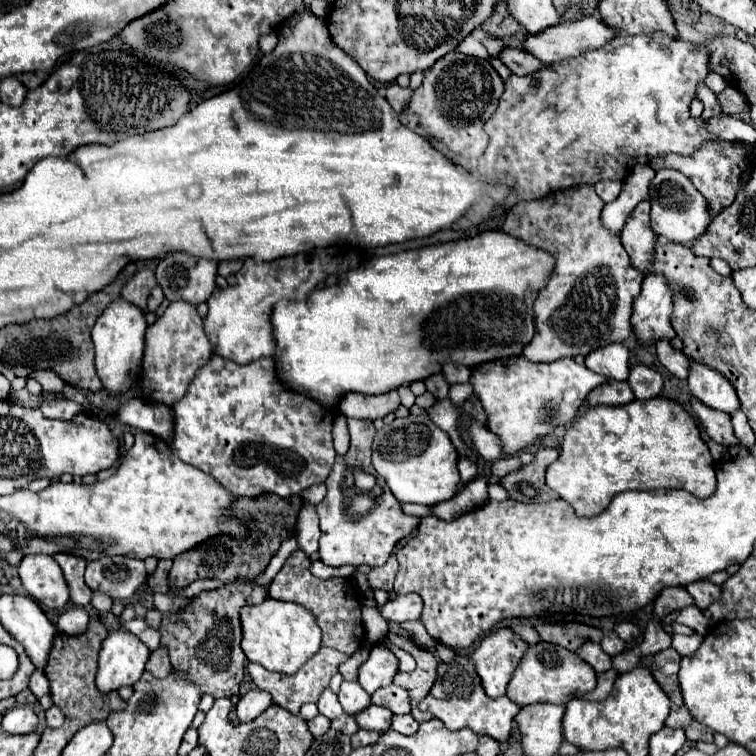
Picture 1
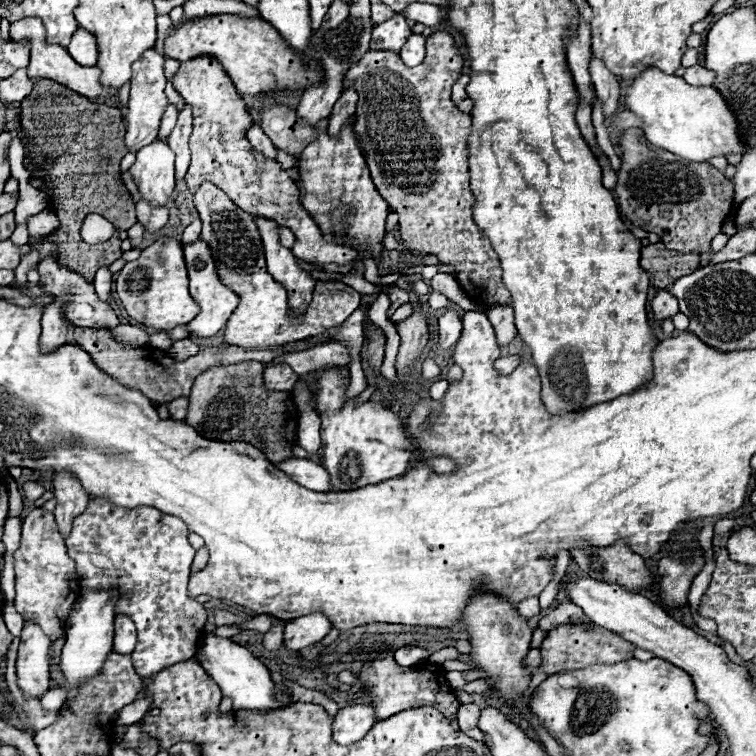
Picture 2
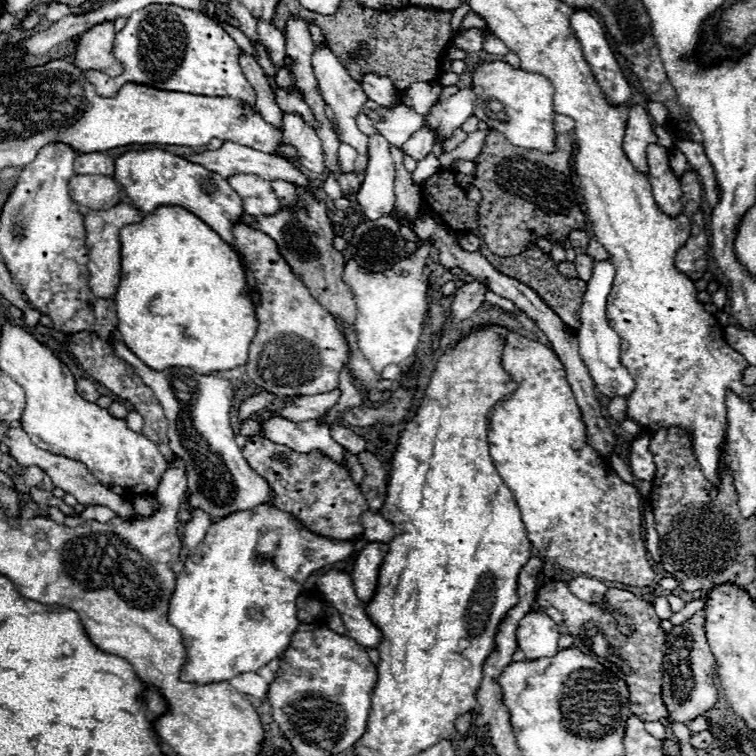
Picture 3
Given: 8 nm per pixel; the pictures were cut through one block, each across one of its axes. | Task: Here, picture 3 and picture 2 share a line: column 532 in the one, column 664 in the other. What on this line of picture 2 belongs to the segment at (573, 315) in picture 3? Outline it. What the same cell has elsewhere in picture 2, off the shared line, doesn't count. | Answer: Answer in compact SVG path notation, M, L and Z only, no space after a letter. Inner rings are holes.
M662 241L642 248L640 264L646 272L652 274L652 284L656 290L666 290L678 278L692 274L700 268L700 254L683 253L668 250Z

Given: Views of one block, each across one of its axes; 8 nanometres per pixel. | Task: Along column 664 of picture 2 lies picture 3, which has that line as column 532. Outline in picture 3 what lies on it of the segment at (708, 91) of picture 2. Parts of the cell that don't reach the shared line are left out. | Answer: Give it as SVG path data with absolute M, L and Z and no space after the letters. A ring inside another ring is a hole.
M482 62L476 66L472 74L472 84L478 94L474 116L486 122L490 128L502 132L508 142L526 150L540 150L540 152L554 152L556 132L554 132L554 108L552 108L552 94L554 88L546 76L530 74L524 70L516 70L506 62ZM490 98L498 100L502 106L490 106Z

